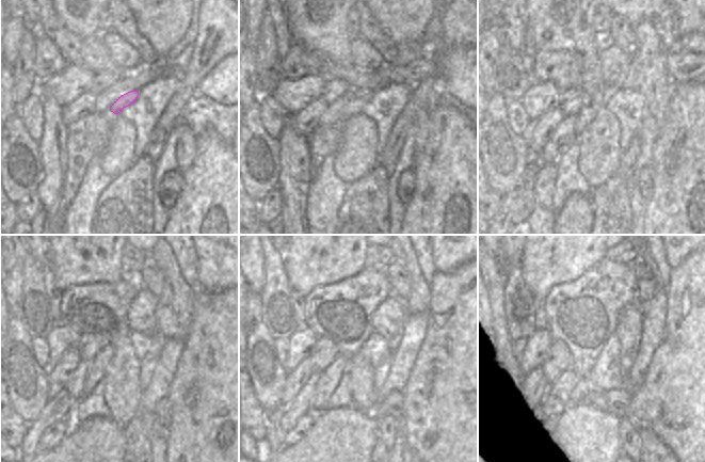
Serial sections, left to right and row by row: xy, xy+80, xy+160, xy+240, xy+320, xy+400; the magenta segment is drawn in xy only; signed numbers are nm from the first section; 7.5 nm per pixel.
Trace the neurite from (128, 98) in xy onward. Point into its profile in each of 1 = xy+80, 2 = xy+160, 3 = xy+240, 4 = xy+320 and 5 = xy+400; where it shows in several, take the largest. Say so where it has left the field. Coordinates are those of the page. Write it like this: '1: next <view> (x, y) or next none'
1: next xy+80 (354, 107)
2: next xy+160 (587, 113)
3: next xy+240 (96, 371)
4: next xy+320 (329, 379)
5: next xy+400 (557, 398)

